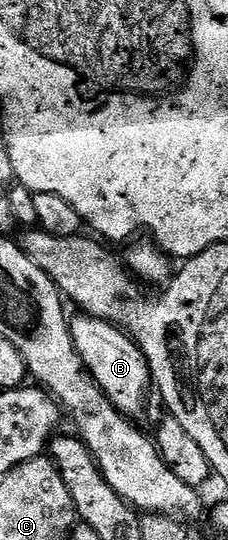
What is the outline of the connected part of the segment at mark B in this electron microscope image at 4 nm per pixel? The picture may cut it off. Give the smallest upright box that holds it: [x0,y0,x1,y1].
[69,313,151,417]

